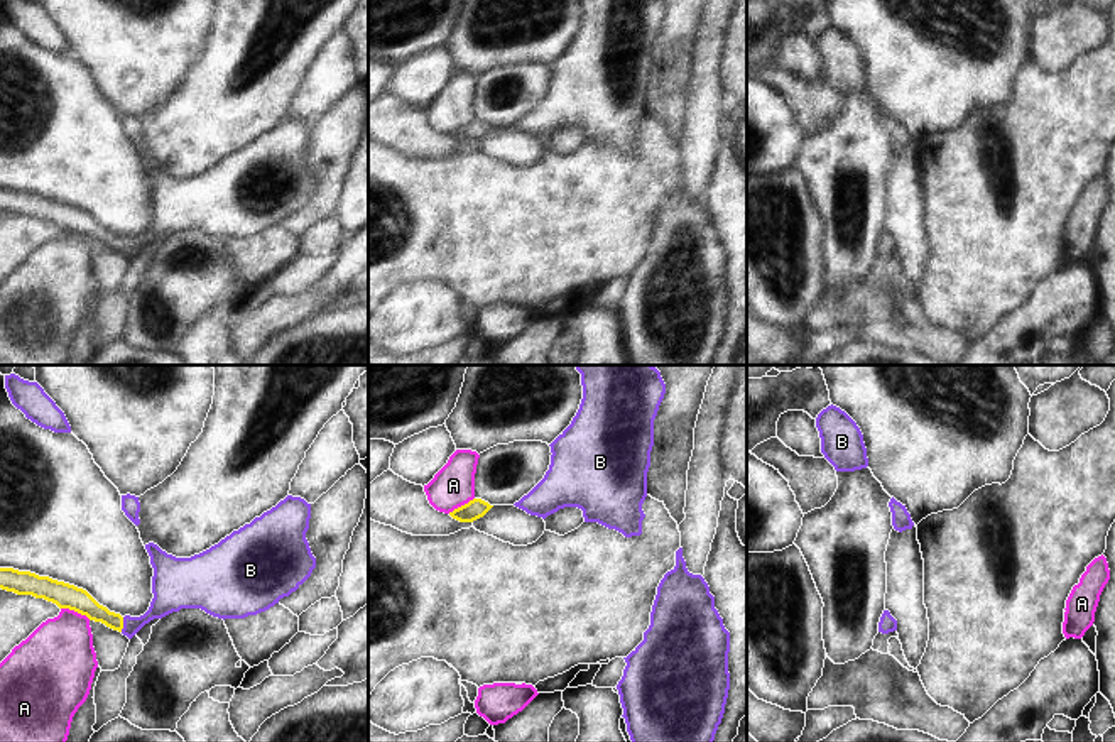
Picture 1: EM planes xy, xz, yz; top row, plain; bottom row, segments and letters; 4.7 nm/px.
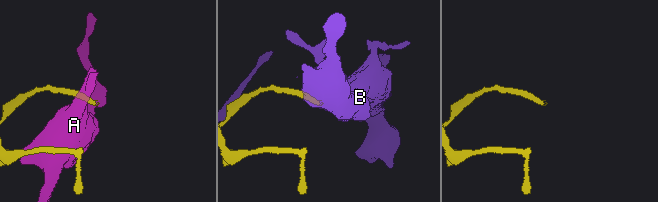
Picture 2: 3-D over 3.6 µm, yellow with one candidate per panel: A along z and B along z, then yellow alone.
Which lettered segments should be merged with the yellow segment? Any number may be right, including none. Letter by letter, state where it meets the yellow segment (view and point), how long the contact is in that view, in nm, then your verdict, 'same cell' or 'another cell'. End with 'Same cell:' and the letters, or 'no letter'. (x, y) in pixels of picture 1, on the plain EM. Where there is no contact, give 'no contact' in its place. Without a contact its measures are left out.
A: xy (76, 232) | 160 nm | another cell
B: xy (122, 245) | 70 nm | same cell
Same cell: B

